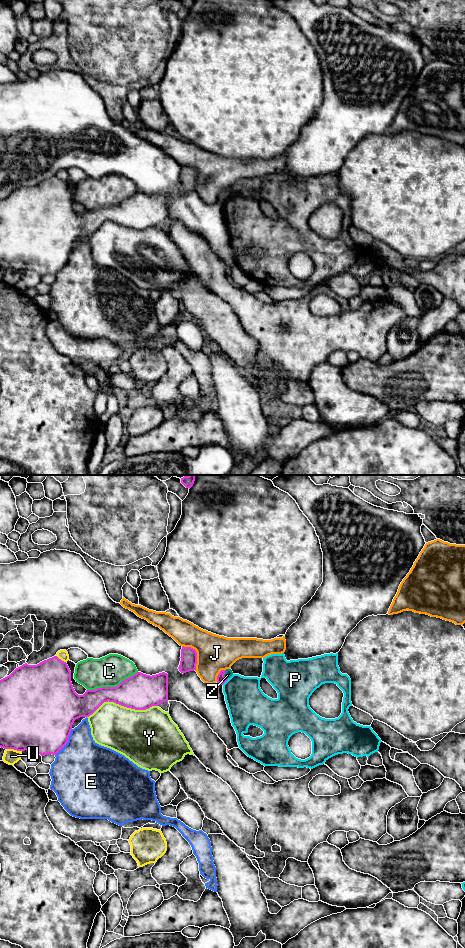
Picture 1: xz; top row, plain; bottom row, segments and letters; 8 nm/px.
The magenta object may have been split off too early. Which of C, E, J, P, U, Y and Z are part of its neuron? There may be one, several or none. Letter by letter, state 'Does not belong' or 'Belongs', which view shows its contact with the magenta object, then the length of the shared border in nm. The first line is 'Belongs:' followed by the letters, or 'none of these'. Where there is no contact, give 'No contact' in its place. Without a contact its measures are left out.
Belongs: none of these
C: Does not belong. Touches magenta in xz. Shared border 440 nm
E: Does not belong. Touches magenta in xz. Shared border 260 nm
J: Does not belong. Touches magenta in xz. Shared border 220 nm
P: Does not belong. Touches magenta in xz. Shared border 80 nm
U: Does not belong. Touches magenta in xz. Shared border 130 nm
Y: Does not belong. Touches magenta in xz. Shared border 600 nm
Z: Does not belong. Touches magenta in xz. Shared border 70 nm

